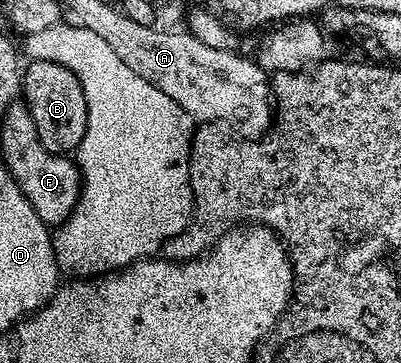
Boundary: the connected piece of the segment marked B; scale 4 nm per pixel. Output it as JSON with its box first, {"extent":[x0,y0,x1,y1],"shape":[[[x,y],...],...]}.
{"extent":[20,59,85,154],"shape":[[[33,59],[23,70],[20,91],[43,147],[52,154],[75,152],[84,136],[85,112],[84,90],[77,75],[57,62]]]}

